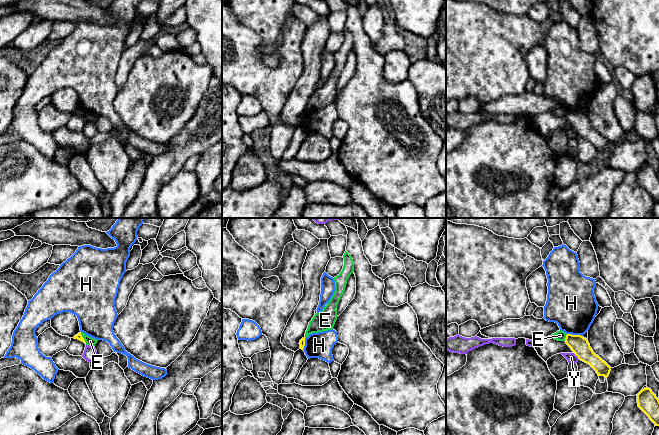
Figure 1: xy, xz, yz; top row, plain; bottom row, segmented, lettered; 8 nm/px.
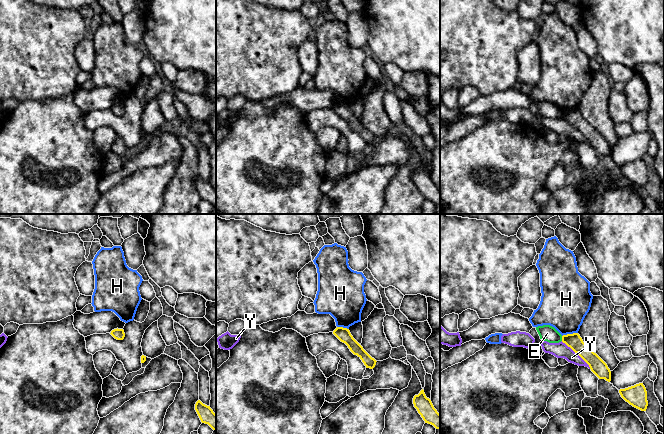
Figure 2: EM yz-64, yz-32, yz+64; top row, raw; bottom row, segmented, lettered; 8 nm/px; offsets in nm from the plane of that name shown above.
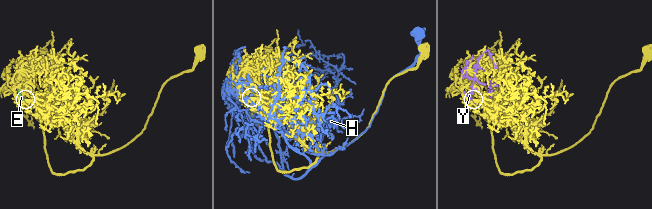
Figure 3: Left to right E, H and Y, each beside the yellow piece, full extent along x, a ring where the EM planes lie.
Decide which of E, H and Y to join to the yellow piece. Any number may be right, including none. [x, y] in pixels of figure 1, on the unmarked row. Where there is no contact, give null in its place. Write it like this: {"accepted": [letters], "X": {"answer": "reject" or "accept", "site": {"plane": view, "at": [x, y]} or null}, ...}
{"accepted": [], "E": {"answer": "reject", "site": {"plane": "yz", "at": [566, 113]}}, "H": {"answer": "reject", "site": {"plane": "yz", "at": [575, 111]}}, "Y": {"answer": "reject", "site": {"plane": "yz", "at": [577, 132]}}}

